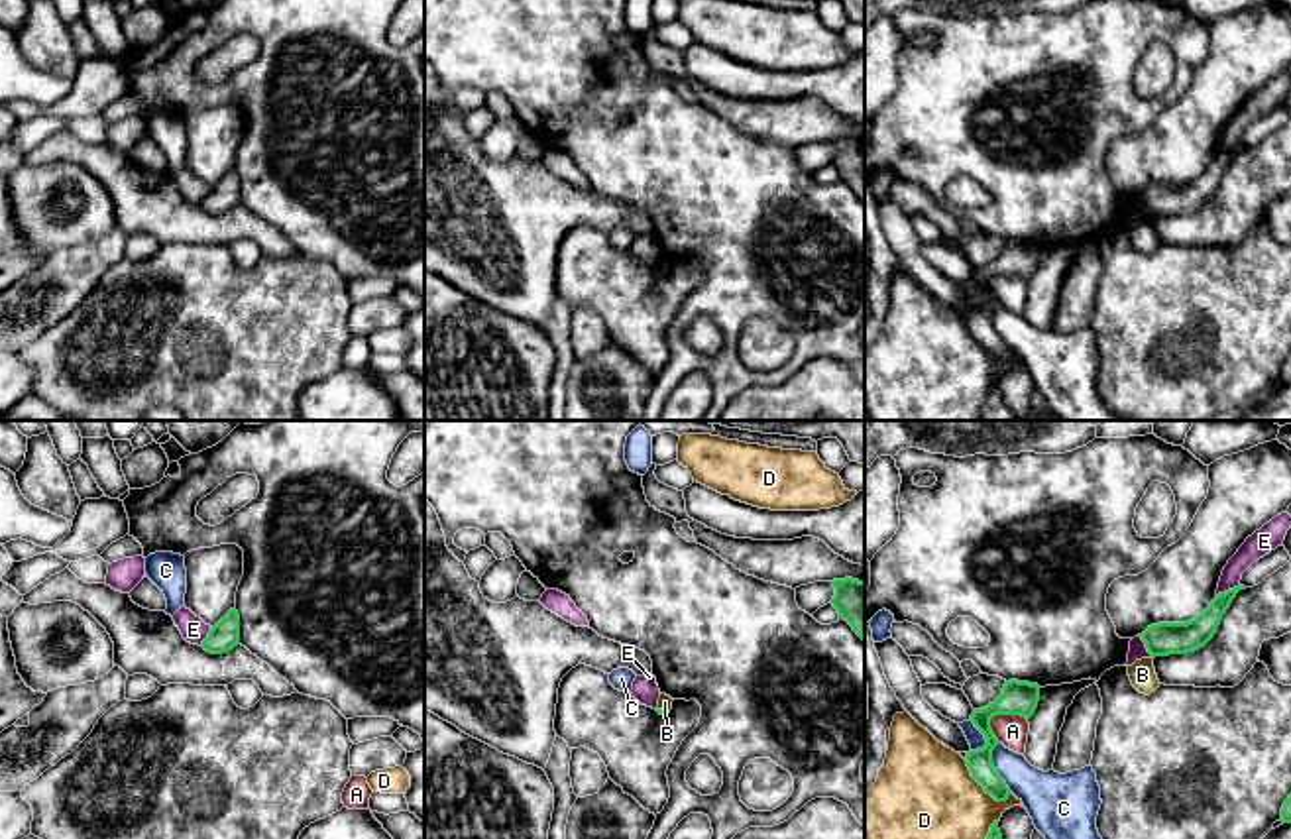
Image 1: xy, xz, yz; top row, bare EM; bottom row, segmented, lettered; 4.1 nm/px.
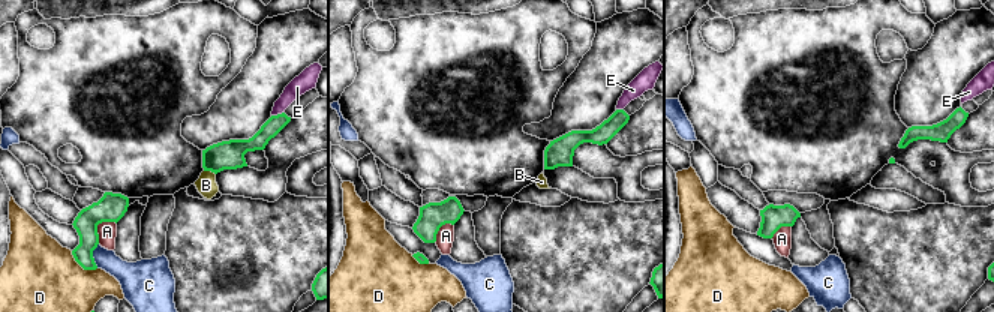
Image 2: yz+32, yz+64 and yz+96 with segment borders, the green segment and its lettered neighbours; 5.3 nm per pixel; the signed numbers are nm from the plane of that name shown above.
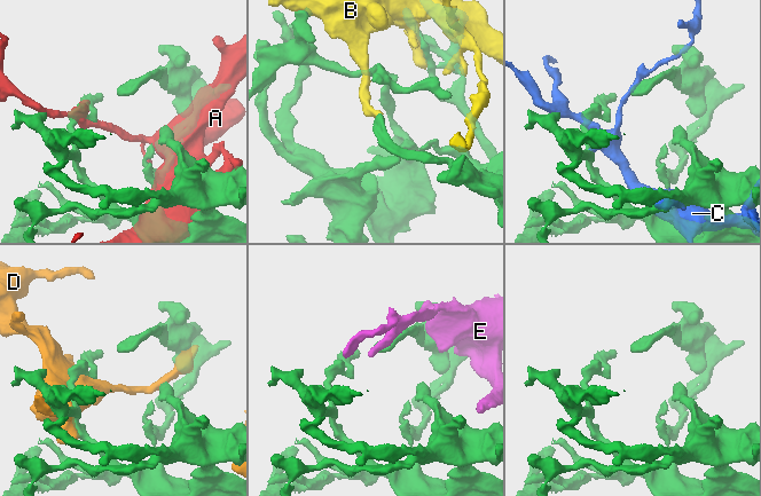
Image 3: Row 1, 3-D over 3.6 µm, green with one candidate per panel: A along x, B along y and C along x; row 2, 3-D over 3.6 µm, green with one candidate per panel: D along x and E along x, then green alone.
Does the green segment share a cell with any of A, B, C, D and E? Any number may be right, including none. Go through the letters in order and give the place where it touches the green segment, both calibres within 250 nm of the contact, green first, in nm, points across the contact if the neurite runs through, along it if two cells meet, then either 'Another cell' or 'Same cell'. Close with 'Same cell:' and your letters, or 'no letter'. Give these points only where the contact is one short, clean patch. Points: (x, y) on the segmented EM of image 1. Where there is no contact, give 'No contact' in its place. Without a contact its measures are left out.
A: Touches green at yz (1005, 714). Thickness 140 nm (green) against 130 nm. Another cell
B: Touches green at xz (661, 710). Thickness 20 nm (green) against 60 nm. Boundary: xz (657, 708), (669, 712). Another cell
C: Touches green at yz (995, 769). Thickness 100 nm (green) against 200 nm. Another cell
D: Touches green at yz (981, 784). Thickness 100 nm (green) against 400 nm. Another cell
E: Touches green at yz (1229, 590). Thickness 120 nm (green) against 100 nm. Another cell
Same cell: no letter

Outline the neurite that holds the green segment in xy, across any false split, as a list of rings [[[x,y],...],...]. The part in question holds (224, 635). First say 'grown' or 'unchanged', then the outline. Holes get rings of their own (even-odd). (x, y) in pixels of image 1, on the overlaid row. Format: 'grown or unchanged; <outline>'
unchanged; [[[230,609],[208,633],[202,641],[202,648],[210,654],[222,654],[240,644],[240,615]]]

